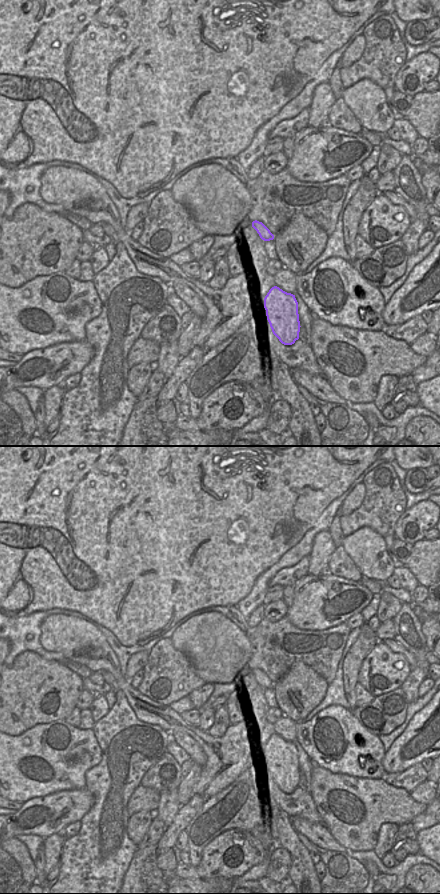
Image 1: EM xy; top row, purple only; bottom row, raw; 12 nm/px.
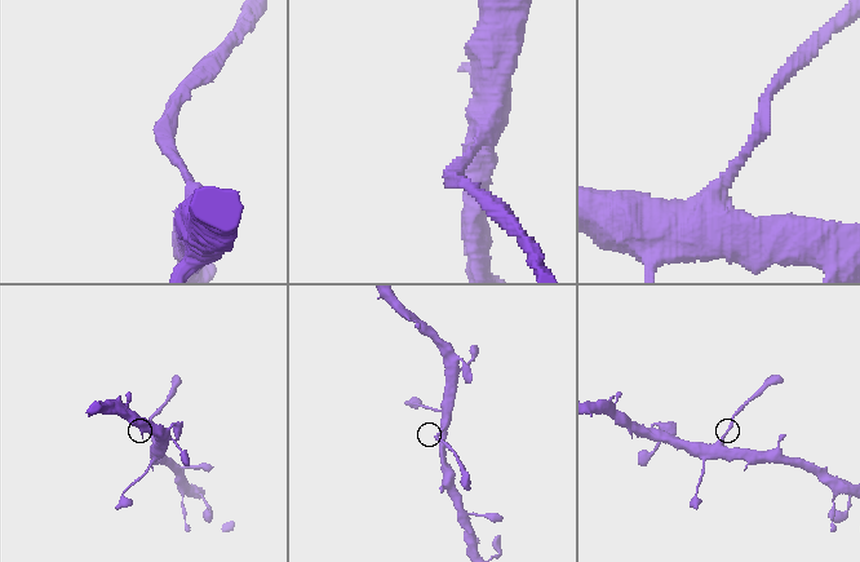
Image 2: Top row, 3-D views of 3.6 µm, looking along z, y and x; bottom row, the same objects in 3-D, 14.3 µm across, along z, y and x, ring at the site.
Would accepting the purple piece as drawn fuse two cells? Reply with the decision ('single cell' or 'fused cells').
fused cells

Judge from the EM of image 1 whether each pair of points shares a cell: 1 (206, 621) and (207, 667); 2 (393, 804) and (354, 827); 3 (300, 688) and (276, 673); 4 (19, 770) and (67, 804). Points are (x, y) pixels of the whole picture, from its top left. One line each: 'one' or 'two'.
1: one
2: one
3: two
4: two

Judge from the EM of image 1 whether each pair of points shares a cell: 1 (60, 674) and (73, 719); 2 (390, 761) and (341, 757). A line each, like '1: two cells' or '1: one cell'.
1: two cells
2: two cells

